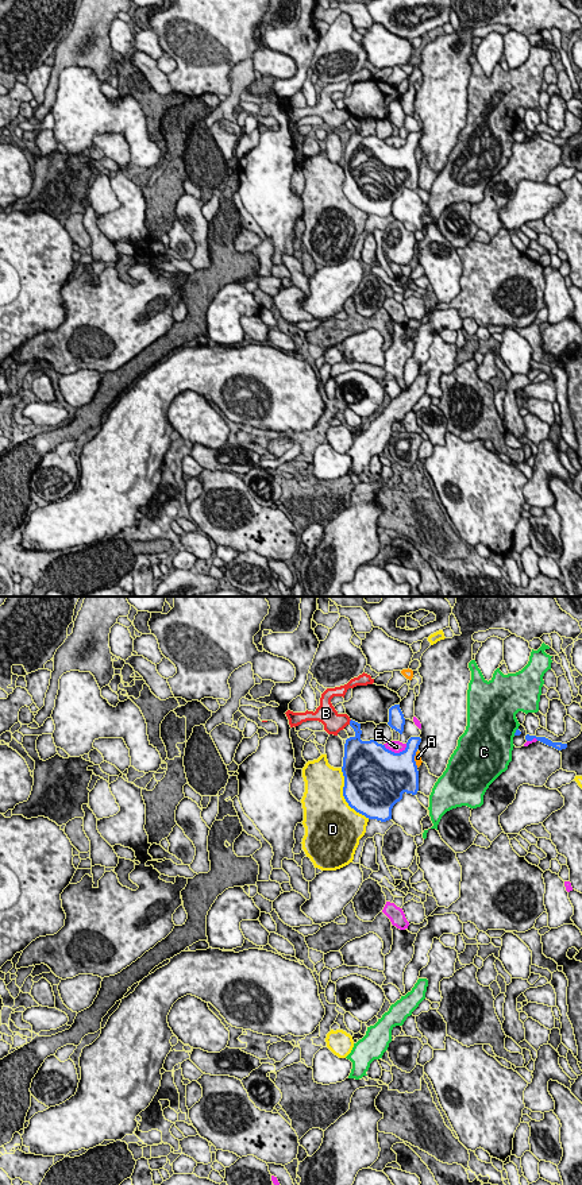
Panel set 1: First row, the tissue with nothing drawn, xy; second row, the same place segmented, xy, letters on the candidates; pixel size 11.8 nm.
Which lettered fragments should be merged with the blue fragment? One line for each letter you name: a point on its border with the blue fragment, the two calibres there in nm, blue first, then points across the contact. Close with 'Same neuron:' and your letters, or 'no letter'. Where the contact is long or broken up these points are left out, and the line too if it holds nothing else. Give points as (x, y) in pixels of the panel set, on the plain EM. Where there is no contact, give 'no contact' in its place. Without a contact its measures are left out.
Same neuron: no letter

